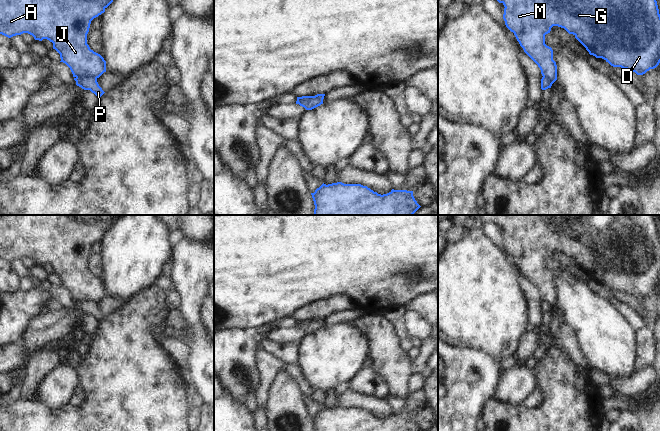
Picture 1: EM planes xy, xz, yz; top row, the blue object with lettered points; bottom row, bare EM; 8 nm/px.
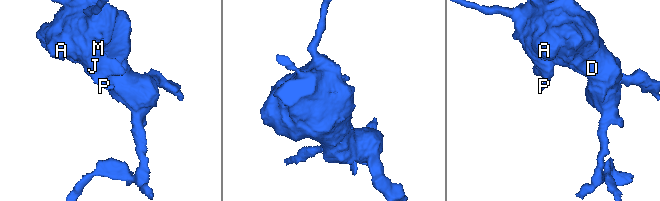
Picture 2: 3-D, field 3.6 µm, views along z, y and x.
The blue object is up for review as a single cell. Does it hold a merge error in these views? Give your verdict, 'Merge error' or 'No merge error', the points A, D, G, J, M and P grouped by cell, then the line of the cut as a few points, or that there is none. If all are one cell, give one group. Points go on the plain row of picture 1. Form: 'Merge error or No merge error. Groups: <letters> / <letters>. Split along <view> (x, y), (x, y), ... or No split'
Merge error. Groups: A D G J M / P. Split along xy (76, 300), (92, 300), (96, 303)

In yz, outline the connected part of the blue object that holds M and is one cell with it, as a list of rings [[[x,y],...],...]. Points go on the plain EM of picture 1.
[[[480,215],[483,224],[496,223],[504,229],[503,243],[506,251],[514,257],[524,276],[538,289],[542,300],[547,301],[553,308],[557,304],[557,289],[553,284],[553,274],[545,268],[545,259],[550,257],[553,250],[564,252],[586,272],[590,279],[602,282],[613,291],[632,294],[637,299],[643,299],[650,293],[656,292],[660,287],[660,238],[653,215]]]

